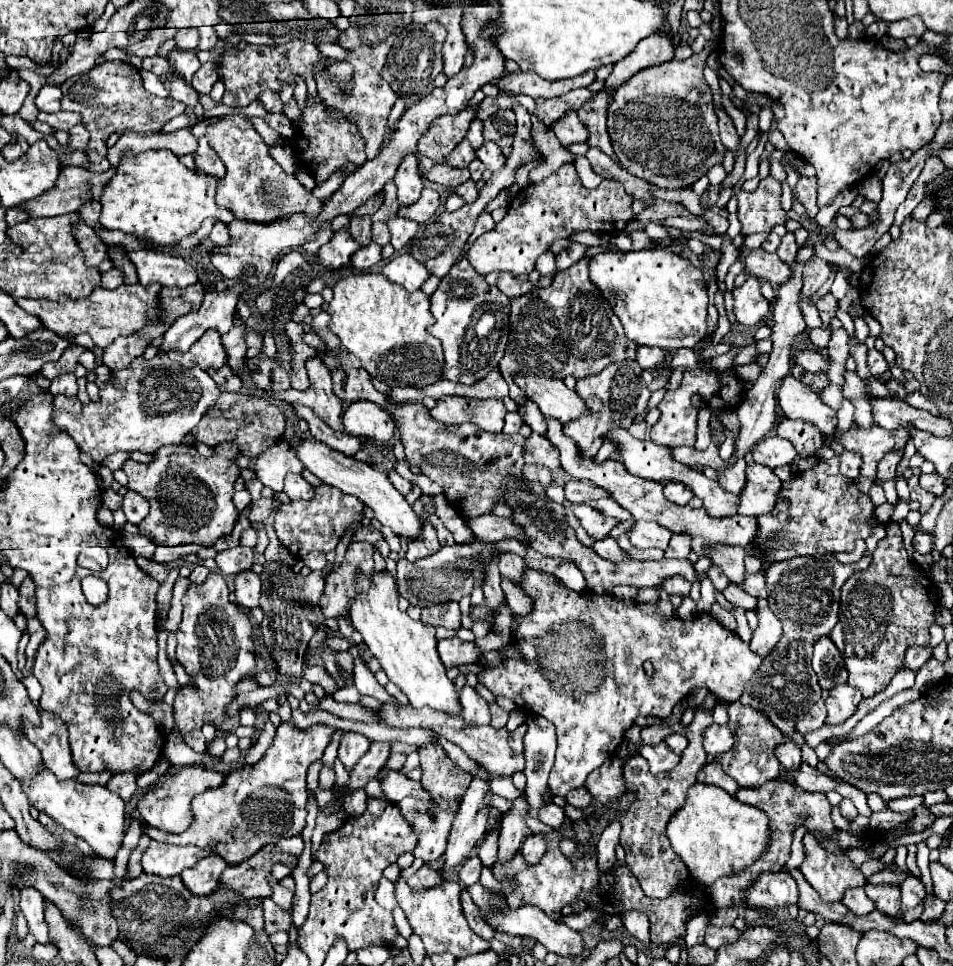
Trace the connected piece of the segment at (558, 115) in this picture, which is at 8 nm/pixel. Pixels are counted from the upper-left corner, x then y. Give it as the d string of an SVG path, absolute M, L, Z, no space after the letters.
M578 88L578 90L572 90L568 94L558 96L558 98L548 98L548 100L538 98L534 114L550 128L558 120L562 120L570 110L576 112L584 102L592 100L592 96L594 96L594 92L590 92L588 88Z

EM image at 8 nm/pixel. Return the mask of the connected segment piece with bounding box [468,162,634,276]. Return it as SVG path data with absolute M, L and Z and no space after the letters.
M574 162L562 164L556 172L536 184L522 188L514 202L510 202L508 212L494 230L476 238L468 250L470 266L486 276L496 270L508 270L516 276L530 274L534 270L536 258L548 250L548 246L558 238L568 238L574 232L620 232L632 220L632 196L626 194L624 186L616 180L602 180L594 190L582 186Z

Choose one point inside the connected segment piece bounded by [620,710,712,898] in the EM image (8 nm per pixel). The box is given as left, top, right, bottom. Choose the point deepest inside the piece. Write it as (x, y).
(657, 868)

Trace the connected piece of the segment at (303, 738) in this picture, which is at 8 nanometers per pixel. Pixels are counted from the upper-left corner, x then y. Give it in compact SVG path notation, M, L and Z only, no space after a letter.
M280 724L274 742L266 754L254 764L244 766L226 776L224 784L198 794L192 800L194 822L182 834L166 834L152 826L144 826L144 834L156 842L166 844L194 844L198 848L212 848L230 866L254 856L262 846L278 844L280 838L292 838L306 826L306 770L312 762L322 758L336 728L314 724L306 732Z

